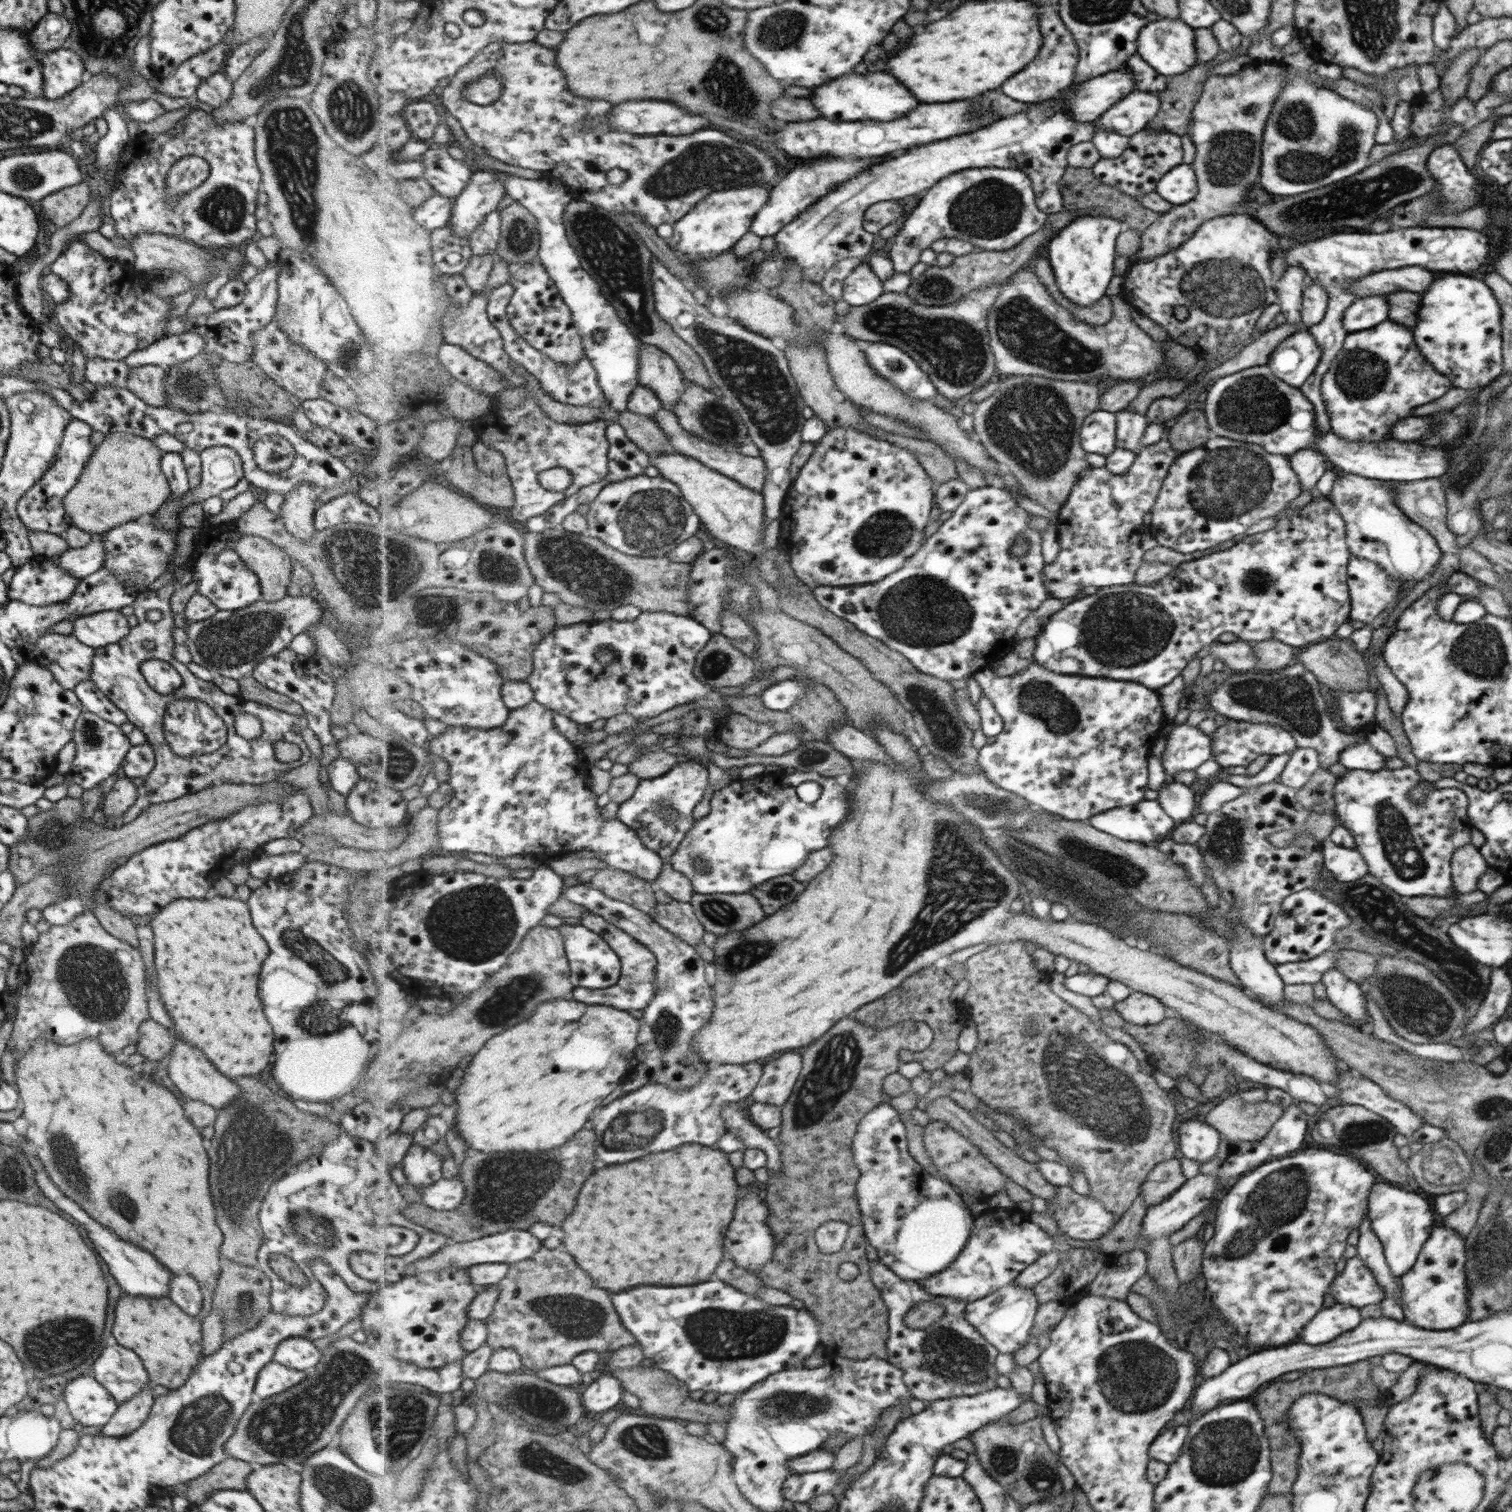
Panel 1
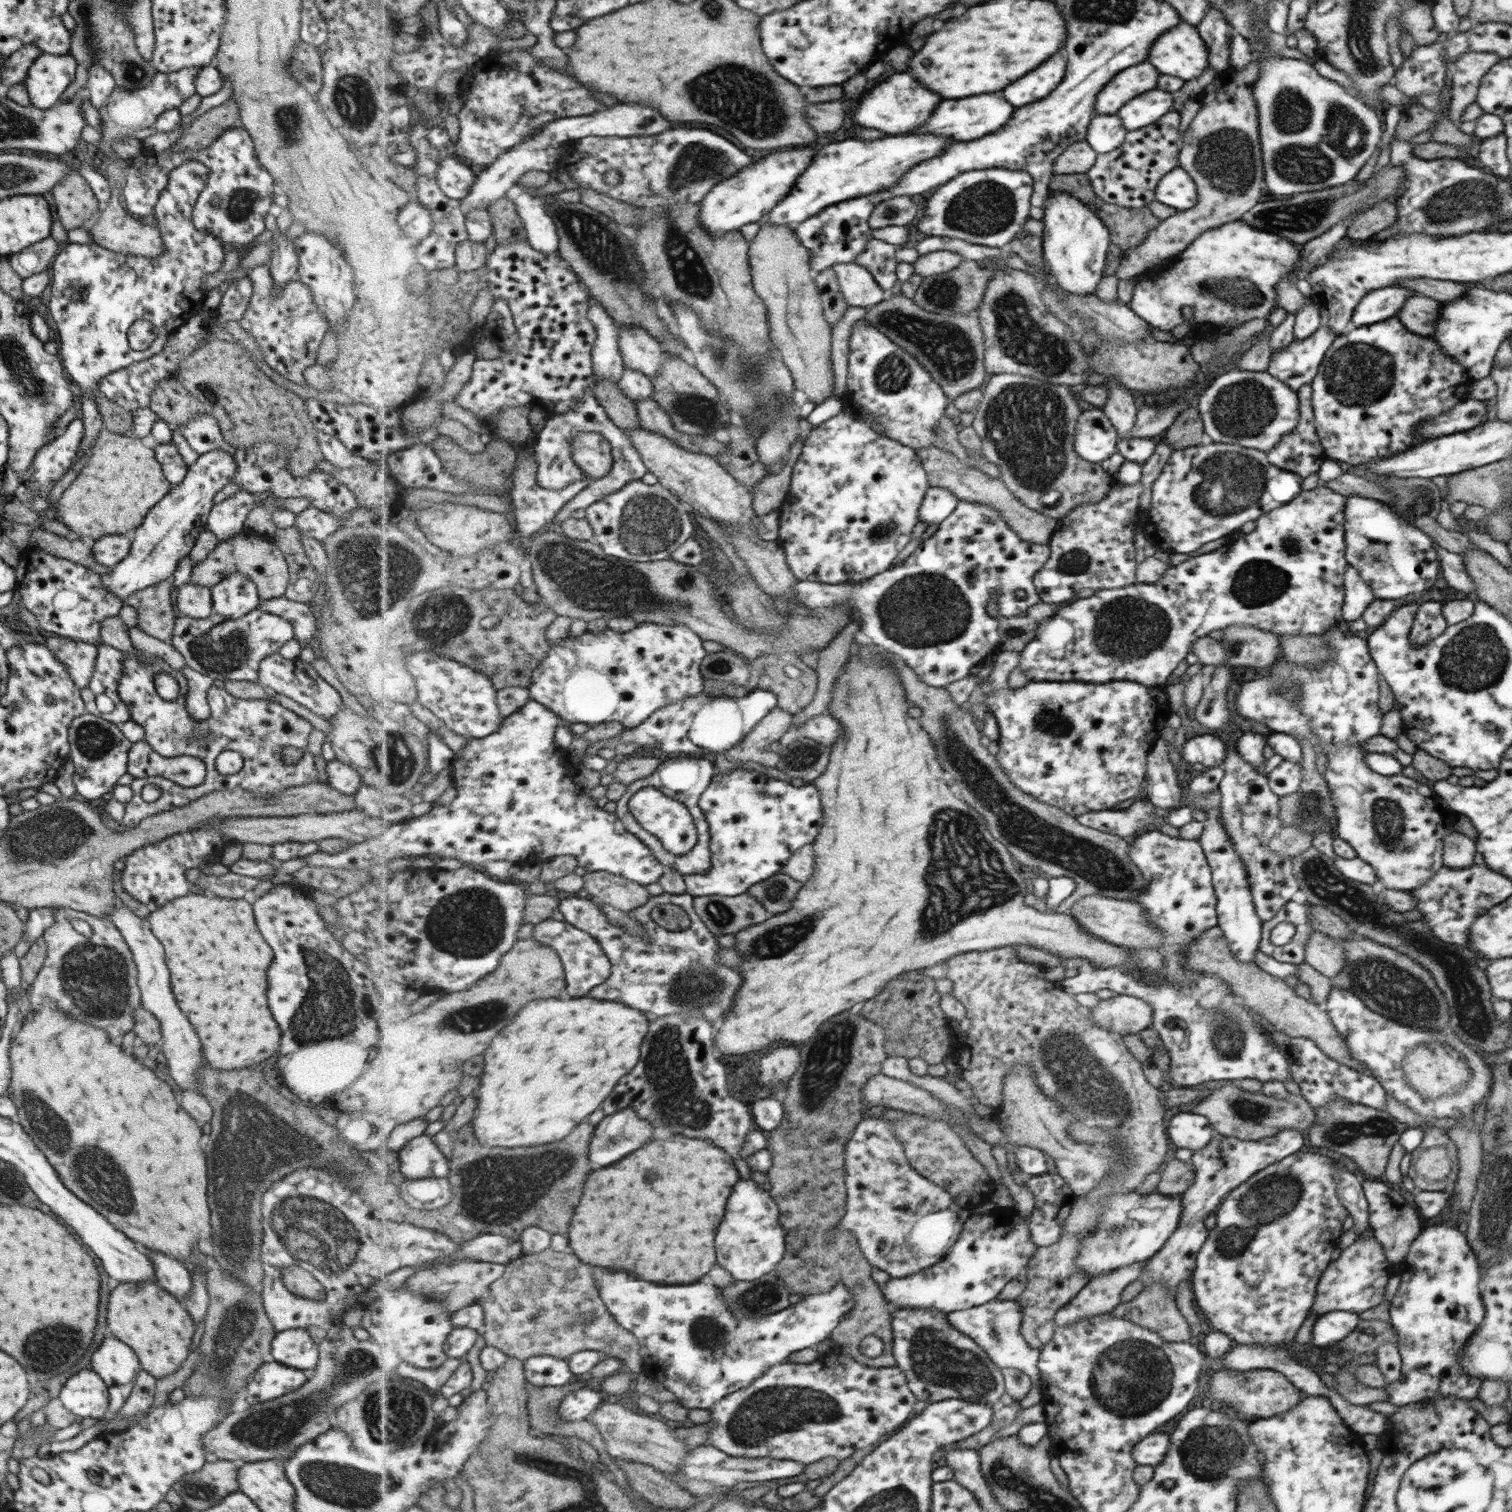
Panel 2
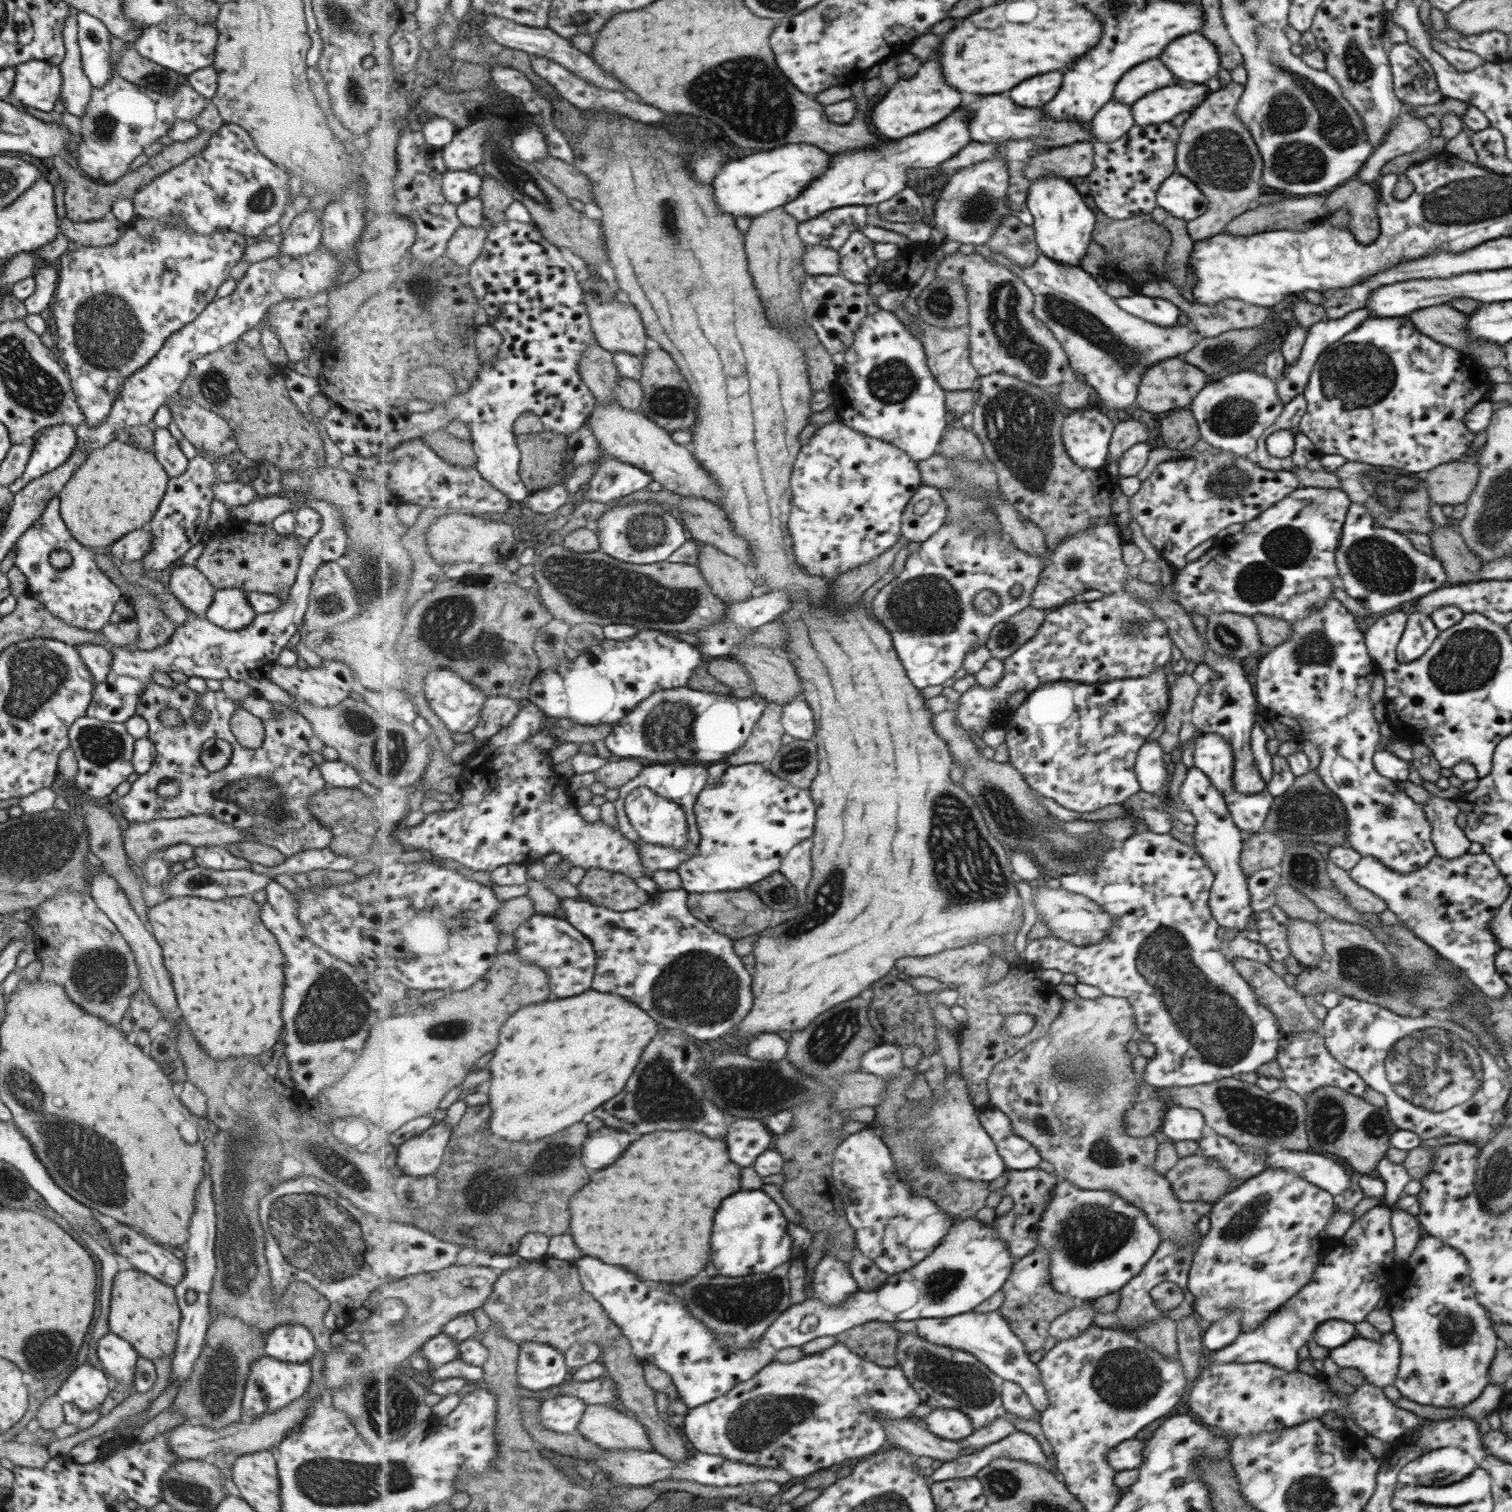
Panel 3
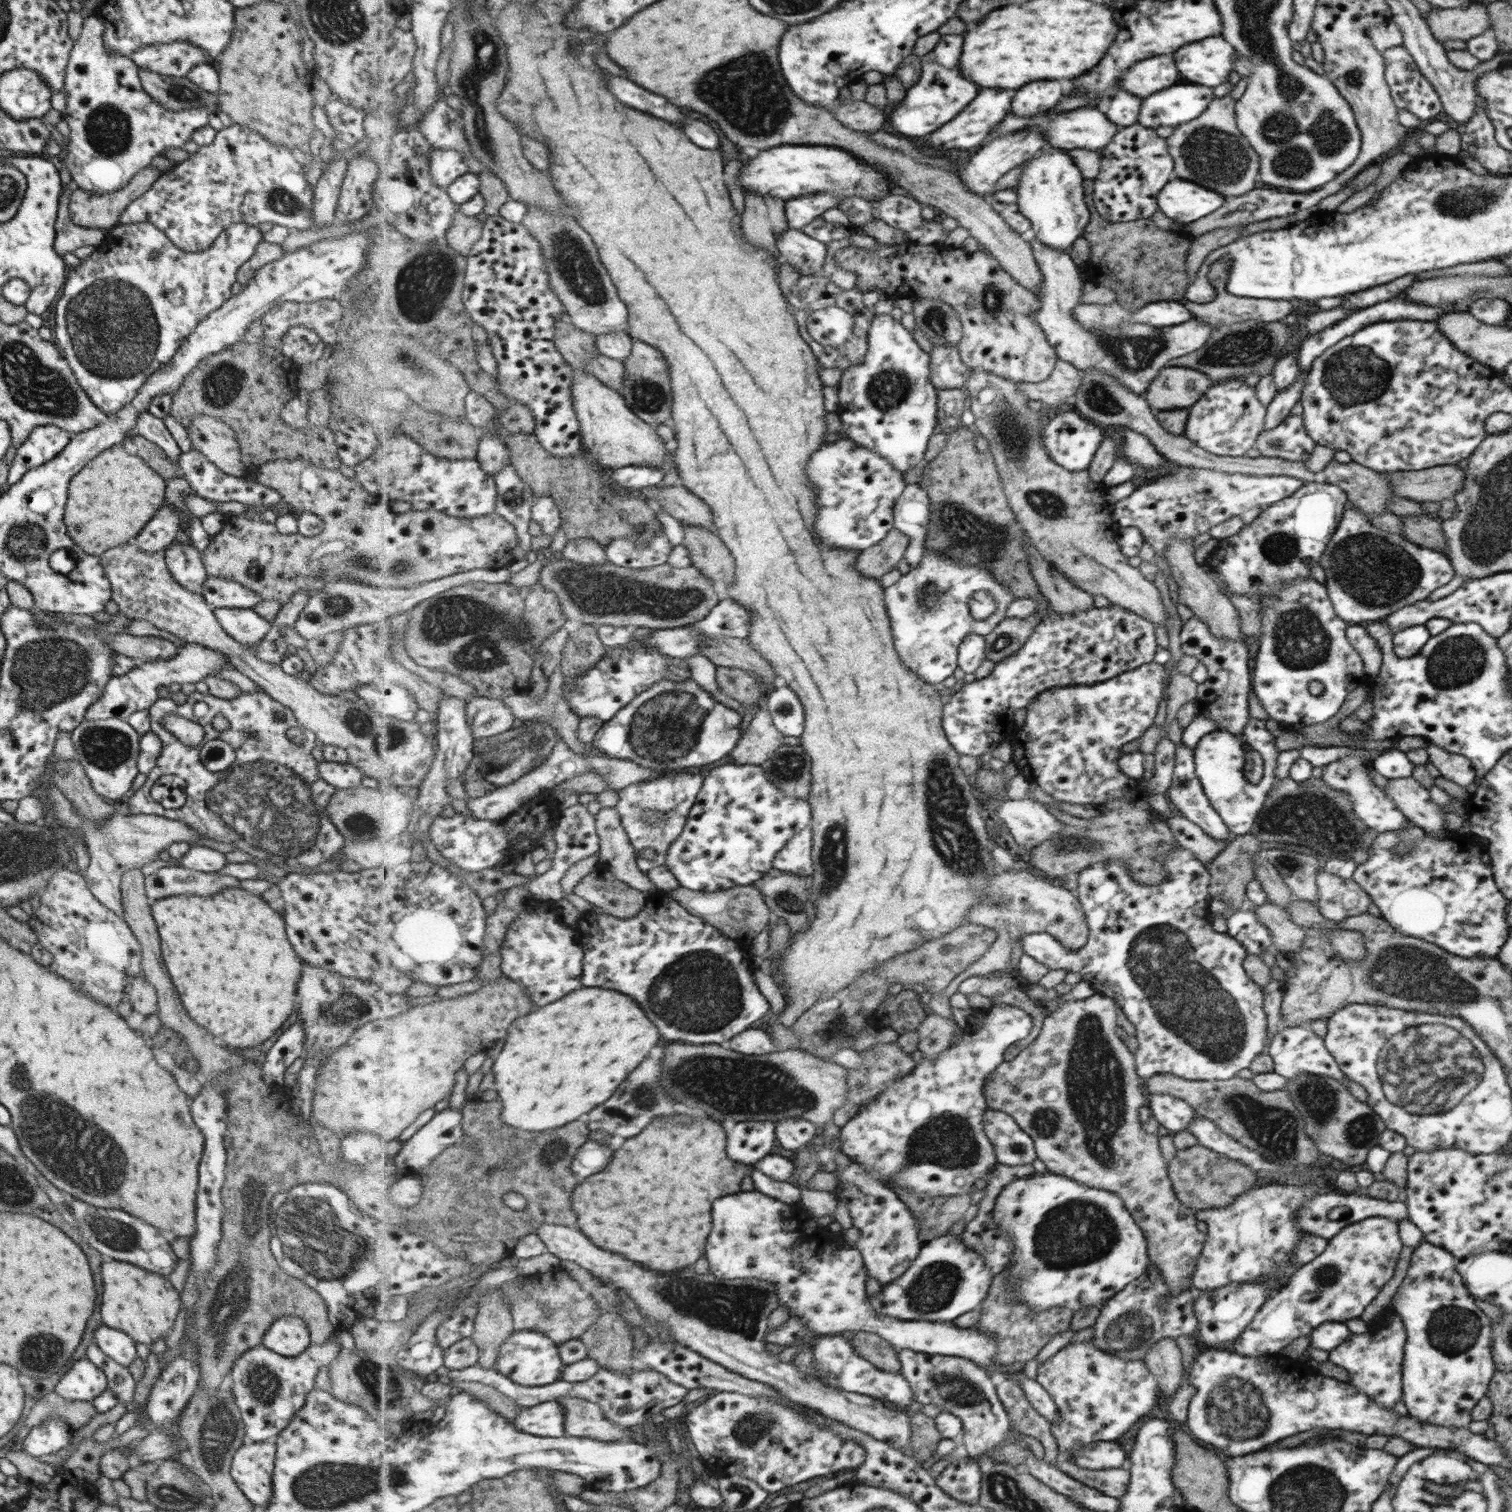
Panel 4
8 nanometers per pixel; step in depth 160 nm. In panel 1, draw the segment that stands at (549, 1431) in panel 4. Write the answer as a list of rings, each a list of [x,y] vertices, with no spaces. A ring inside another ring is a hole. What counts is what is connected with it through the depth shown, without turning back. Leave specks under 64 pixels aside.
[[[614,1373],[599,1375],[582,1391],[582,1404],[592,1418],[606,1411],[620,1408],[624,1392],[624,1384],[617,1375]]]

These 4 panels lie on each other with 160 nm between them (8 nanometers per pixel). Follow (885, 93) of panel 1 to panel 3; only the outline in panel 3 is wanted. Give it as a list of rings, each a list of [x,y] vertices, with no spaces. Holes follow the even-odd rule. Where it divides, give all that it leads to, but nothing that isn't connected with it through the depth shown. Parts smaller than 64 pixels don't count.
[[[935,54],[923,68],[916,71],[911,78],[902,78],[887,92],[883,99],[874,107],[870,117],[878,131],[888,139],[899,140],[918,133],[919,130],[931,128],[945,120],[953,110],[957,110],[963,102],[963,94],[951,88],[943,76],[941,56]]]

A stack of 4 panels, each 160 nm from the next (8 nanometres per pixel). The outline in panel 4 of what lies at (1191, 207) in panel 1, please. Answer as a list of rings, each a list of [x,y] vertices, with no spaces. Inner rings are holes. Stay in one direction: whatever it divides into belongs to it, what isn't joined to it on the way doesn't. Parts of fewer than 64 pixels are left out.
[[[1231,95],[1215,97],[1205,112],[1193,121],[1173,128],[1165,139],[1167,152],[1173,161],[1175,179],[1183,179],[1229,196],[1241,196],[1255,184],[1257,166],[1261,160],[1241,132],[1237,132],[1237,117]]]

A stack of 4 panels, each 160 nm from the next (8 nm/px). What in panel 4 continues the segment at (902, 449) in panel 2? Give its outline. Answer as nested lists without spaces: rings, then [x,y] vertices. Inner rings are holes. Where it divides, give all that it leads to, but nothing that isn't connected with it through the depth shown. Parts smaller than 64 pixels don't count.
[[[838,436],[835,442],[826,444],[823,449],[813,454],[806,471],[810,482],[816,486],[816,501],[820,506],[816,529],[820,541],[826,545],[862,552],[885,540],[887,534],[894,529],[894,506],[898,498],[906,492],[908,484],[903,480],[903,471],[898,470],[893,462],[883,458],[882,454],[873,452],[871,448],[865,448],[849,438]]]

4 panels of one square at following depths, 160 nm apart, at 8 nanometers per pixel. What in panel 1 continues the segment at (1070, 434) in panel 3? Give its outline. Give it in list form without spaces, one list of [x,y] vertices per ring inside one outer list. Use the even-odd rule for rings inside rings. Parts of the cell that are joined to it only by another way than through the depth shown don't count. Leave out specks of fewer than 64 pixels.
[[[1096,410],[1085,418],[1081,428],[1081,446],[1087,454],[1107,456],[1117,445],[1117,418],[1113,411]]]

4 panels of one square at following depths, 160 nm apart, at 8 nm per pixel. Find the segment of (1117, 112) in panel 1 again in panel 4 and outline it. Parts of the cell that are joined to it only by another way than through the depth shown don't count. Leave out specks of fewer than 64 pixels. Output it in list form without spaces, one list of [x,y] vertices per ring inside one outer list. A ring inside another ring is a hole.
[[[1175,84],[1141,100],[1137,123],[1145,128],[1176,127],[1193,121],[1214,101],[1214,90],[1197,84]]]

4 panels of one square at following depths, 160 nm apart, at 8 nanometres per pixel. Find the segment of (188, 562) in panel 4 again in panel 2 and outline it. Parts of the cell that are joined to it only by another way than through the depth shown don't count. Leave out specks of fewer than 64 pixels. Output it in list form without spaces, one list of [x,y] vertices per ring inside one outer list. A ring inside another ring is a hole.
[[[191,582],[177,587],[172,595],[172,603],[180,612],[191,618],[207,618],[212,612],[210,590],[203,586],[195,586]]]

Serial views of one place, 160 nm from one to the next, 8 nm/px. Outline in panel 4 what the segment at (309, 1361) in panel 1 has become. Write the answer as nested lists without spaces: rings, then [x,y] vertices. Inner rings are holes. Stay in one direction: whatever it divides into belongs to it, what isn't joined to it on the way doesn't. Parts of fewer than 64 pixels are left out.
[[[283,1316],[272,1322],[260,1344],[284,1357],[297,1356],[310,1344],[307,1326],[301,1318]]]

